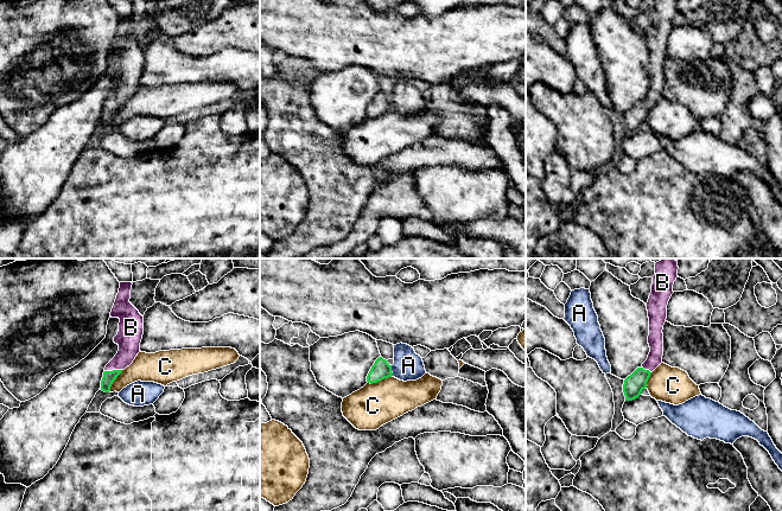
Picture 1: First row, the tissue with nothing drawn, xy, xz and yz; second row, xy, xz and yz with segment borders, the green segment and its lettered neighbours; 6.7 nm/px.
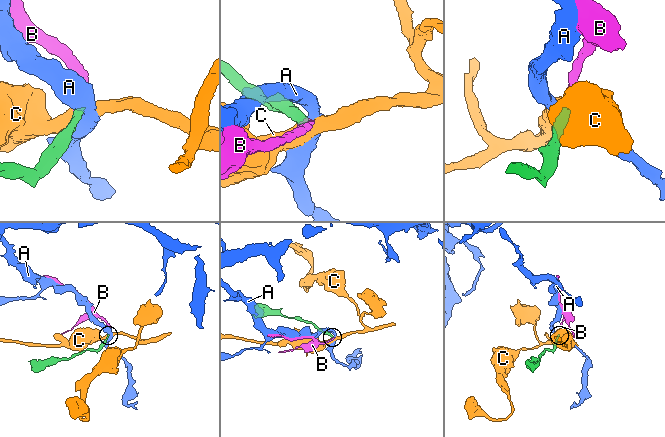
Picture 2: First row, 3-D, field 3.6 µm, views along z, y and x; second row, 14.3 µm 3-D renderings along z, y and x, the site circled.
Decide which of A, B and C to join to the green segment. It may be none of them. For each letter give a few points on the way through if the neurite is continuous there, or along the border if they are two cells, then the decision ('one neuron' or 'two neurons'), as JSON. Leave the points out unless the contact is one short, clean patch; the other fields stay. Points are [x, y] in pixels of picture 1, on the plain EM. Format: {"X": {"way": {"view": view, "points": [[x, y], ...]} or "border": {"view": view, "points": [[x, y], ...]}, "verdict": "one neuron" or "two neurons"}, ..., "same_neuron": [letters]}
{"A": {"border": {"view": "xz", "points": [[390, 100], [392, 110]]}, "verdict": "two neurons"}, "B": {"way": {"view": "xy", "points": [[108, 112], [113, 104], [128, 84], [128, 72]]}, "verdict": "one neuron"}, "C": {"border": {"view": "xz", "points": [[390, 110], [368, 117]]}, "verdict": "two neurons"}, "same_neuron": ["B"]}

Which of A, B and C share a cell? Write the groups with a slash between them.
A / B / C

